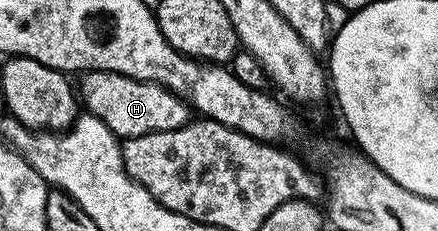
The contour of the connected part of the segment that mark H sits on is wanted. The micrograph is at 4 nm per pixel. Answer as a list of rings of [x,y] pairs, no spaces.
[[[88,70],[80,78],[83,79],[77,82],[77,90],[86,113],[97,116],[97,120],[104,122],[120,140],[145,136],[158,130],[181,128],[189,120],[188,103],[156,82],[142,82],[104,70]]]

